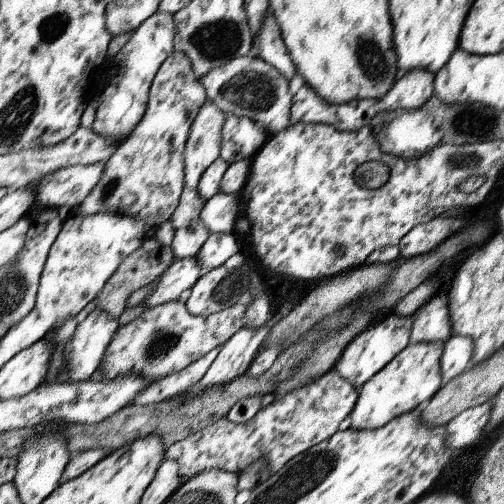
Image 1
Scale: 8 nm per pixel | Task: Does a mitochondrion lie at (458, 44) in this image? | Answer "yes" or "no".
no

